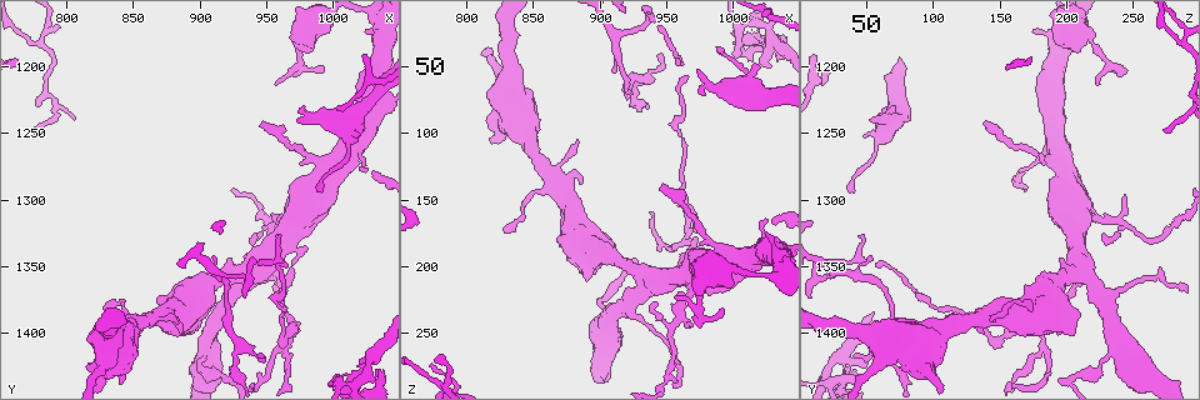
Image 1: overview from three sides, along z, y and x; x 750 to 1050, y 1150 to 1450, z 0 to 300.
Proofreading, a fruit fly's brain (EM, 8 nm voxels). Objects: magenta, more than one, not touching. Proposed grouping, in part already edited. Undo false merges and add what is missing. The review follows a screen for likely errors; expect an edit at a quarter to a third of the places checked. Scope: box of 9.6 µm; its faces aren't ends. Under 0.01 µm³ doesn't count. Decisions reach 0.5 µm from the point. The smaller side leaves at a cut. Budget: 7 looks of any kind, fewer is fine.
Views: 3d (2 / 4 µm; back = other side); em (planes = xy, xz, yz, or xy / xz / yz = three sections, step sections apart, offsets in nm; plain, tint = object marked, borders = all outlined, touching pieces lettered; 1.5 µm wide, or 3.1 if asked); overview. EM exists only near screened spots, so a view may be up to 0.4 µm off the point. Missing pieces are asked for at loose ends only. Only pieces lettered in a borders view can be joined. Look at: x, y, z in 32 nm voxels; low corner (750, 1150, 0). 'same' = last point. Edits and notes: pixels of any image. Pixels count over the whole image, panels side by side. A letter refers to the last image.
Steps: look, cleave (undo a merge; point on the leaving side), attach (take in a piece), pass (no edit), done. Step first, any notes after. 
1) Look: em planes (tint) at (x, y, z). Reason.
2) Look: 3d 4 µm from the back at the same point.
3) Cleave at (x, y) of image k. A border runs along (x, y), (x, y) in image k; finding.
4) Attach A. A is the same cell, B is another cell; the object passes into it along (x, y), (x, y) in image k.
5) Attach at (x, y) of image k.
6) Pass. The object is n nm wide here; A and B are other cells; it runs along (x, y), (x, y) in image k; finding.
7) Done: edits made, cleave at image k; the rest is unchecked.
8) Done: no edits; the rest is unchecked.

Look: em planes (borders) at (946, 1242, 140). Thin end.

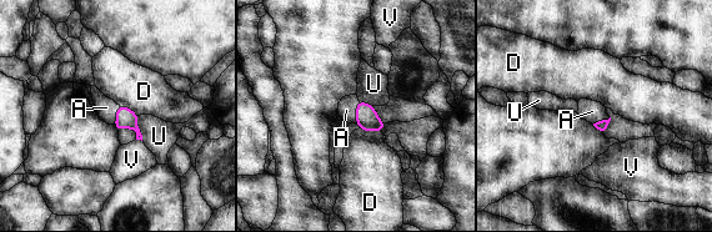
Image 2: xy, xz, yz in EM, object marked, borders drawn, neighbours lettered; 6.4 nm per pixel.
Attach A. A is the same cell, D, U and V are other cells; the object passes into it along (366, 117), (356, 112), (346, 110) in image 2; it goes on there.

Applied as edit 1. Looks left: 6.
Look: overview.

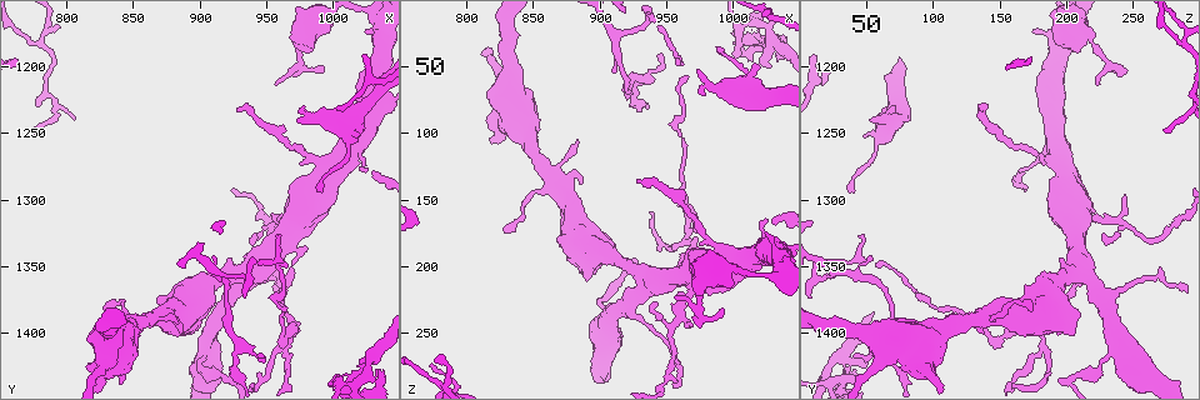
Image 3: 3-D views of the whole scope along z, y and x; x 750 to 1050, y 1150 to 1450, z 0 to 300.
Look: 3d 2 µm at (980, 1230, 72). Branch stops here.

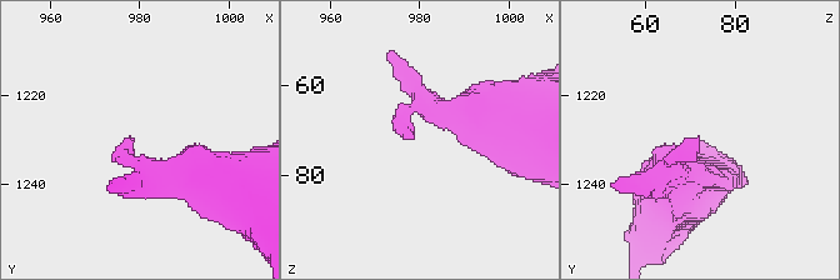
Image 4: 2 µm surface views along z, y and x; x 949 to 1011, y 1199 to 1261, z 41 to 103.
Look: em planes (borders) at (978, 1230, 72). Now the EM.

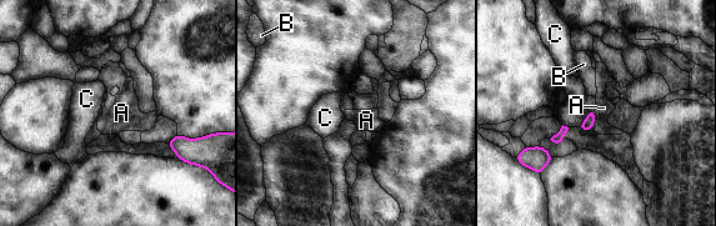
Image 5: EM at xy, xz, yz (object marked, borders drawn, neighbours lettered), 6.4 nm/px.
Pass. A, B and C are other cells; none of them fits.

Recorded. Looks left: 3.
Look: 3d 2 µm at (956, 1318, 246). Abrupt turn.

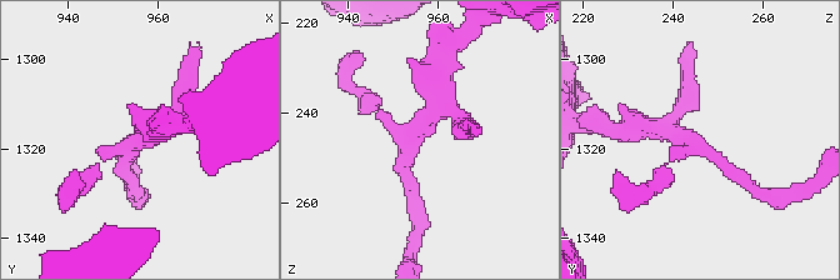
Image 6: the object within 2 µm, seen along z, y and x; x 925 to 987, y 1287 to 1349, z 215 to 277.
Look: em xz step 8 (tint) at (955, 1318, 246). Need the tissue.

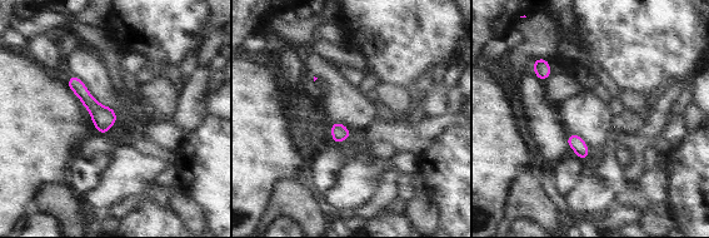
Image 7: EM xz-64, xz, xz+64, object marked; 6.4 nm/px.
Look: em xz step 8 (borders) at the same point. What lies round it.

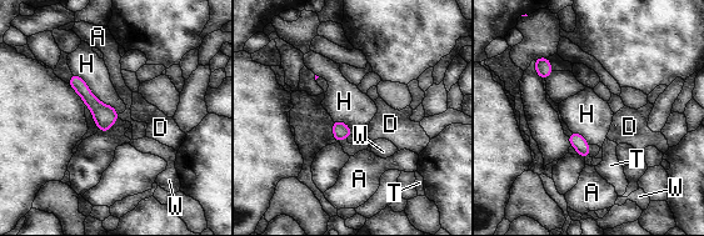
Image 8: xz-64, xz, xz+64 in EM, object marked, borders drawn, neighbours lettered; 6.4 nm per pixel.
Pass. A, D, H, T and W are other cells; a border runs along (118, 114), (119, 118) in image 8; one neuron here.

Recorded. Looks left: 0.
Done: edits made, attach at image 2; the rest is unchecked.

